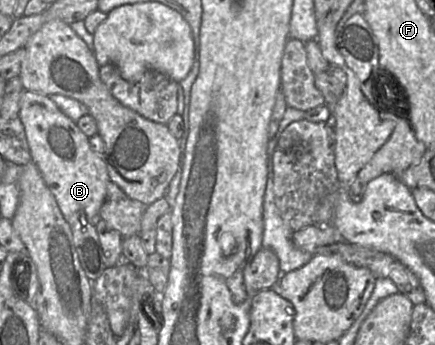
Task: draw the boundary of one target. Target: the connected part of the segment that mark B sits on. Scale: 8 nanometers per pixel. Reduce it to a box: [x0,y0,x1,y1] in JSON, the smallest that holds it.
[18,89,111,226]

